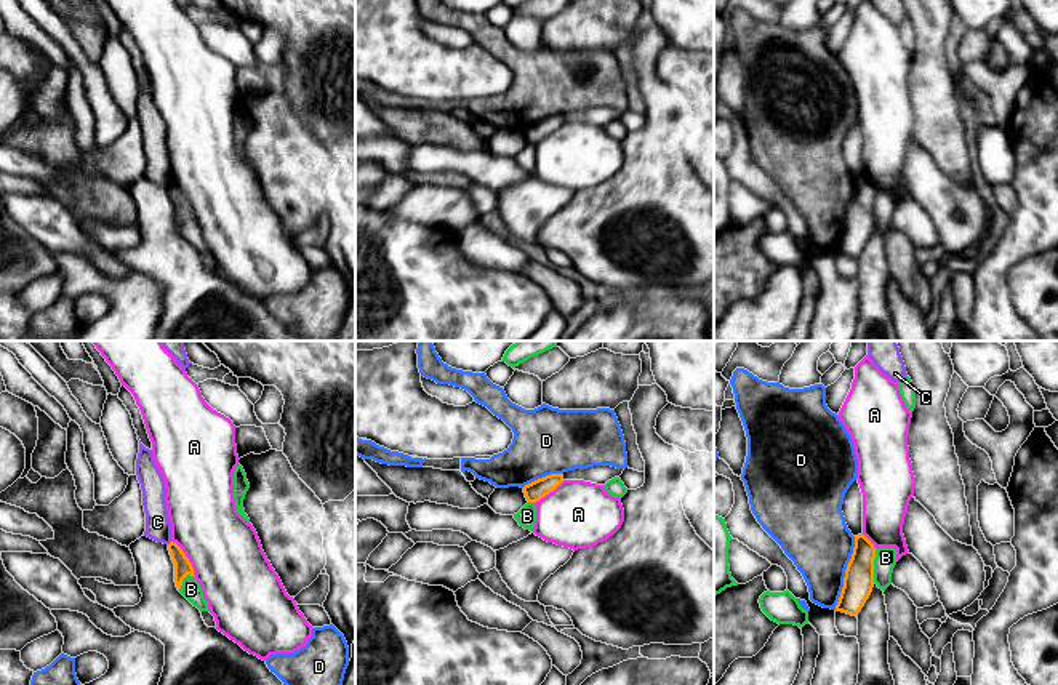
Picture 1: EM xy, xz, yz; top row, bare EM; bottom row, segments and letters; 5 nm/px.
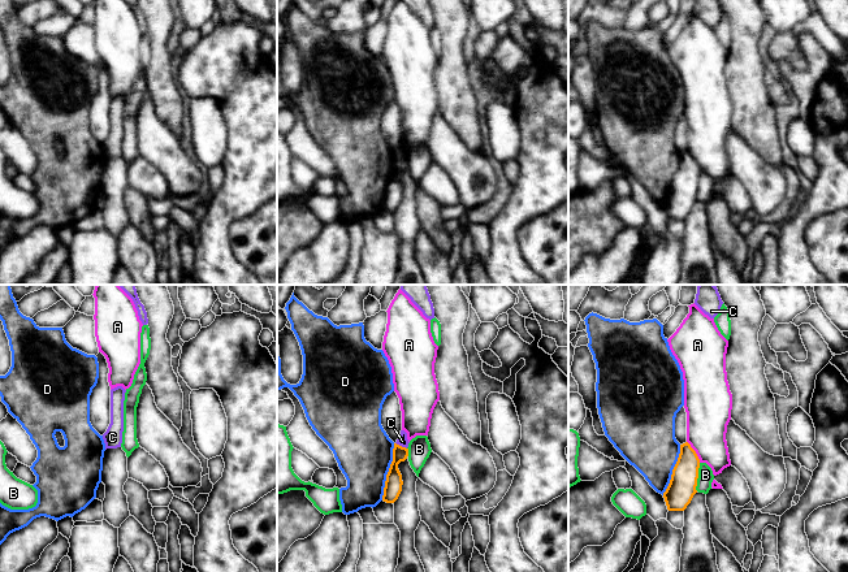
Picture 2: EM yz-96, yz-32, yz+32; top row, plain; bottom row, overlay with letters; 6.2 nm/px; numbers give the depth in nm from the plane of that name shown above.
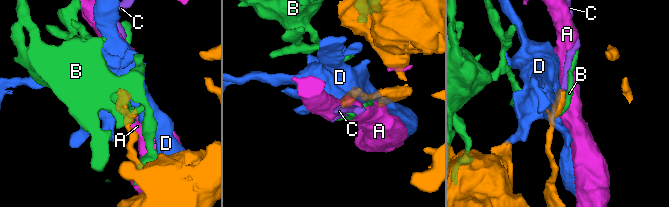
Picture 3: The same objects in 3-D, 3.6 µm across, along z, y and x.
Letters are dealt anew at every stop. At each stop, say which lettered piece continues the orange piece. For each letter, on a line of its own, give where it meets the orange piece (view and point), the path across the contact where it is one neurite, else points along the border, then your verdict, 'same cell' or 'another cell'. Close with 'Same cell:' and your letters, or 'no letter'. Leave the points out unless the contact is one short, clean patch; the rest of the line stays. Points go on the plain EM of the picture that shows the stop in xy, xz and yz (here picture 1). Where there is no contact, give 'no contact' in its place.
A: contact xy (186, 199); border xy (172, 181), (181, 191), (196, 216); another cell
B: contact yz (873, 207); another cell
C: contact xy (170, 184); border xy (172, 183), (168, 186); another cell
D: contact yz (845, 215); border yz (855, 178), (844, 228), (834, 250); another cell
Same cell: no letter

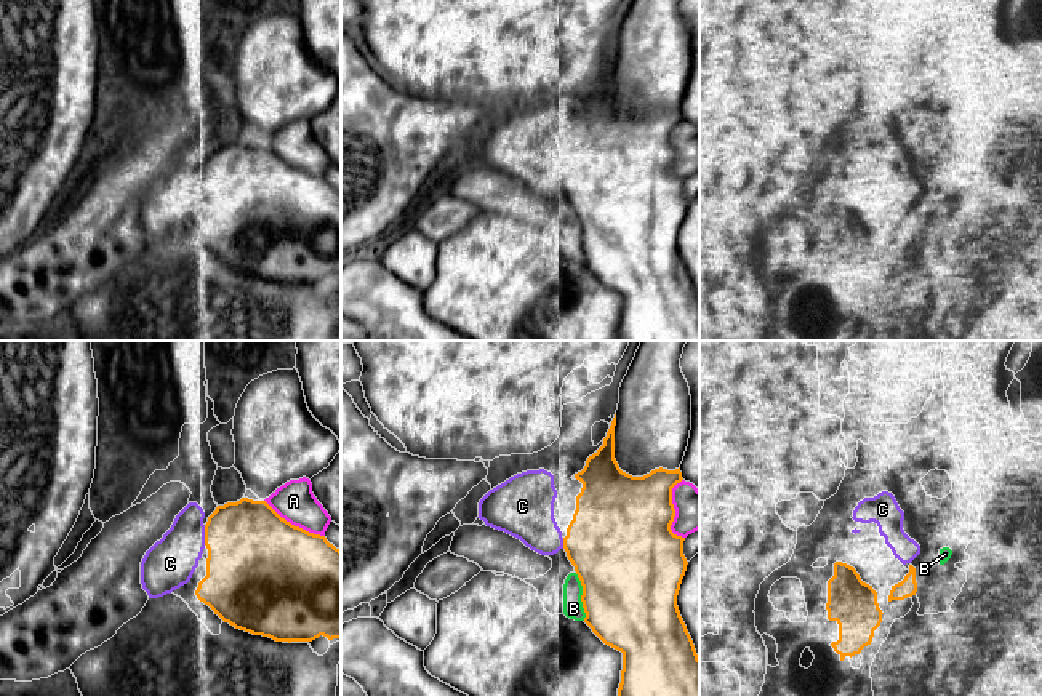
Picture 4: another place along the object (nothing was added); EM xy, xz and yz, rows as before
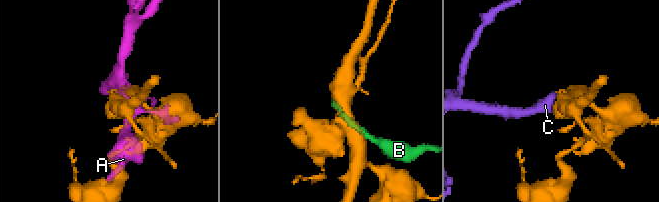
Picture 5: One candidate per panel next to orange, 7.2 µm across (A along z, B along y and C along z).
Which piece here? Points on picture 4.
A: contact xy (293, 167); another cell
B: contact xz (581, 239); another cell
C: contact xy (205, 176); same cell
Same cell: C

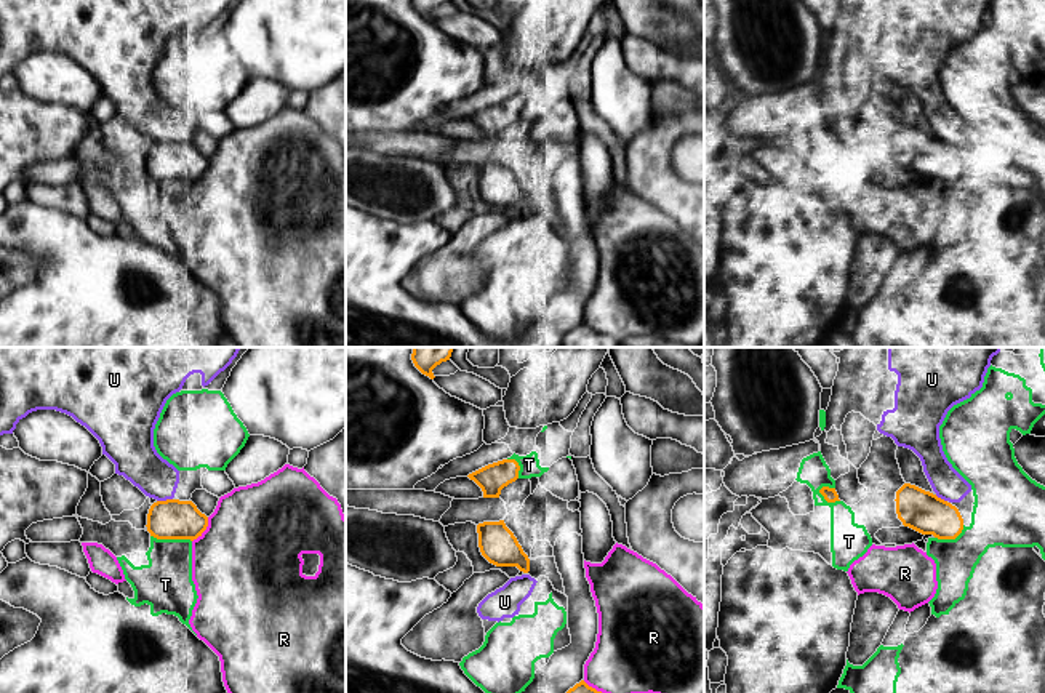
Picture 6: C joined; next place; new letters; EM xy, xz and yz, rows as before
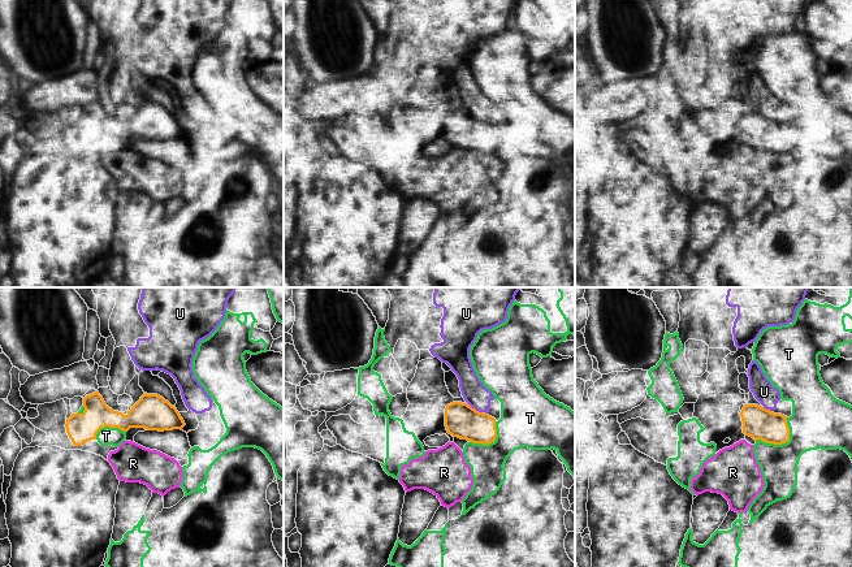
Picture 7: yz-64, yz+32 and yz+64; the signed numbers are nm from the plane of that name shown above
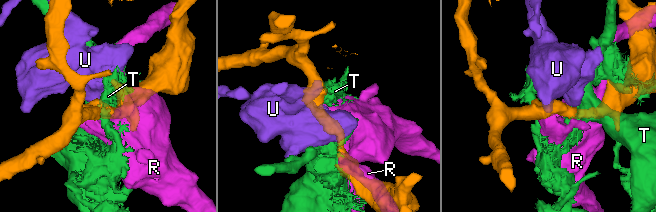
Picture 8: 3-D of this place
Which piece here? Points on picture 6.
R: contact xy (204, 172); another cell
T: contact xy (172, 180); another cell
U: contact xy (164, 143); border xy (172, 140), (157, 143); another cell
Same cell: no letter

